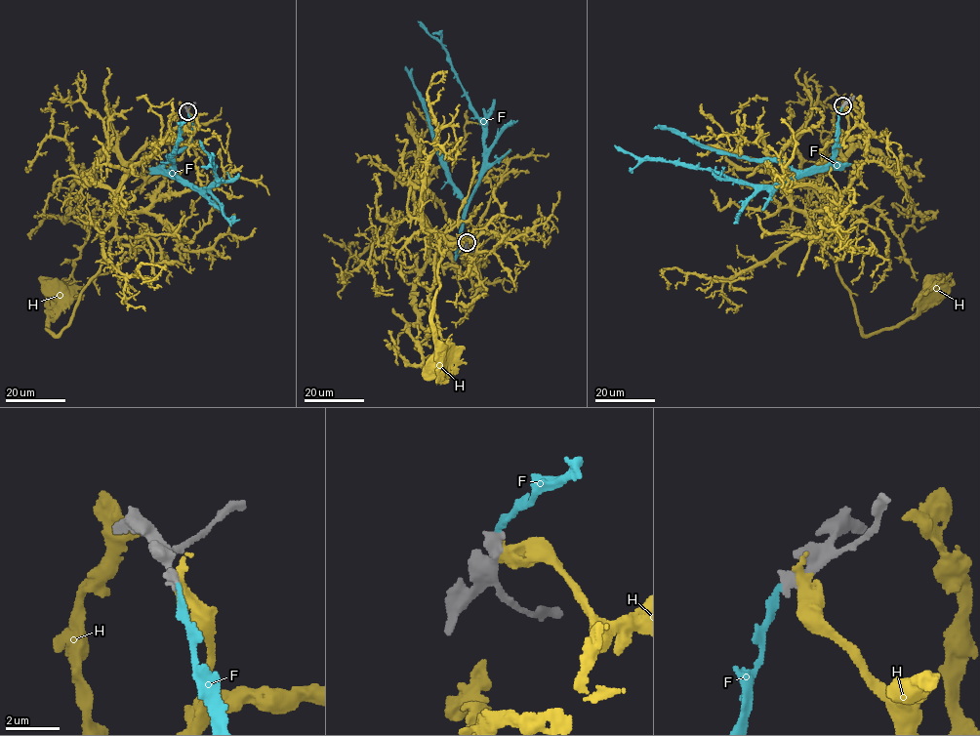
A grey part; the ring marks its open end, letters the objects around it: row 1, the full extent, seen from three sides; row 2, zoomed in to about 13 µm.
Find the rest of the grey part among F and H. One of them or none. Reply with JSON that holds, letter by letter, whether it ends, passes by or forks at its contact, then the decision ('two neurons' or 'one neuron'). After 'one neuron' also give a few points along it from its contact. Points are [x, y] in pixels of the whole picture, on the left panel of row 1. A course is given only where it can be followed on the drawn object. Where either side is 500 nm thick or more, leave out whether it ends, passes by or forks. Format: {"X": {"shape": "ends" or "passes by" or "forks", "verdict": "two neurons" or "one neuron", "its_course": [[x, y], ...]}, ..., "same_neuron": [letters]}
{"F": {"shape": "ends", "verdict": "one neuron", "its_course": [[188, 112], [190, 140], [164, 166], [198, 188], [210, 186], [218, 180], [214, 158], [199, 140]]}, "H": {"verdict": "two neurons"}, "same_neuron": ["F"]}

